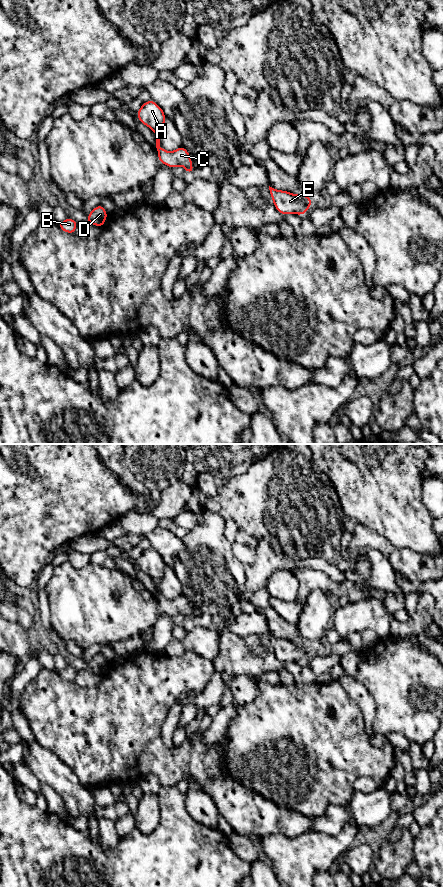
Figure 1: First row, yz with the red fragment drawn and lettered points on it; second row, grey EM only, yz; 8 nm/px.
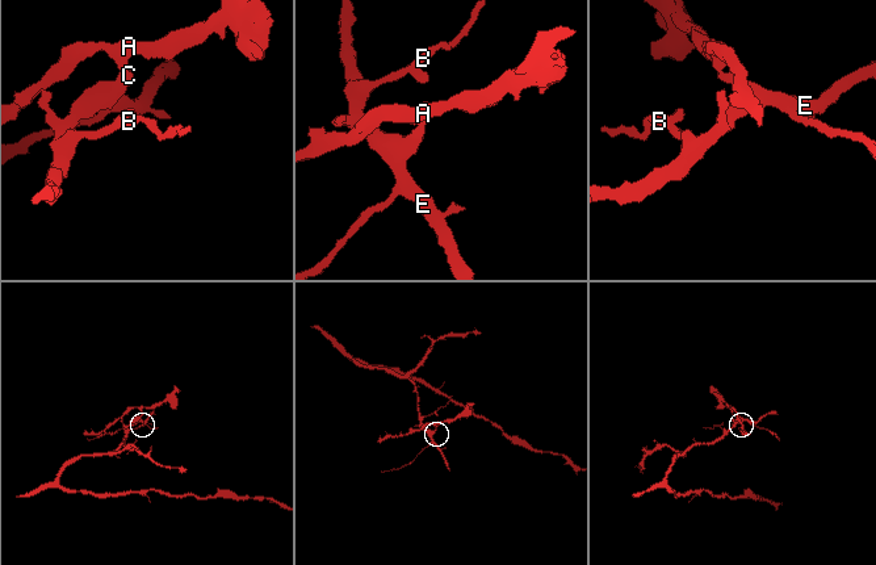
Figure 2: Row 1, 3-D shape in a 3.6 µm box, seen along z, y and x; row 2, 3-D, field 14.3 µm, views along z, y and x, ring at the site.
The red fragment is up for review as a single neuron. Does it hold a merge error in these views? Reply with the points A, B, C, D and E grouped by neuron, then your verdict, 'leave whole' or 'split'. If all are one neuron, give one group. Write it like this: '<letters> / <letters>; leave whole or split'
A / B C D E; split

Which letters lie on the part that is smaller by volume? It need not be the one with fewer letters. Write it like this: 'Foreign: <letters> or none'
Foreign: A

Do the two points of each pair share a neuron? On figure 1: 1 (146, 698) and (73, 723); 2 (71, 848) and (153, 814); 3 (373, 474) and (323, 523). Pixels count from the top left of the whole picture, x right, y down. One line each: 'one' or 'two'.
1: one
2: two
3: two

